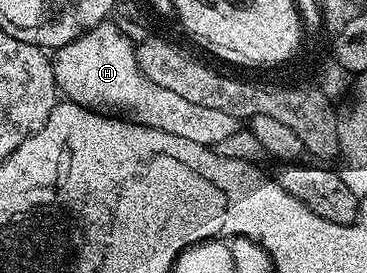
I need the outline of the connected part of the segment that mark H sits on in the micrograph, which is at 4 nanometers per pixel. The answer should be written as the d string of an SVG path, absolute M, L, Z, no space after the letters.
M112 21L99 23L85 35L80 35L74 41L55 48L51 56L52 72L59 94L65 100L77 103L80 107L89 109L108 109L117 107L120 111L129 111L131 118L146 127L162 129L162 133L174 133L174 137L186 137L186 141L194 141L203 147L219 148L219 143L228 143L236 135L236 130L242 127L241 120L230 117L230 113L221 113L219 109L206 109L206 105L194 105L194 101L186 101L179 93L171 89L162 89L162 85L154 85L150 77L142 73L136 60L136 49L133 40L126 38L123 26Z

